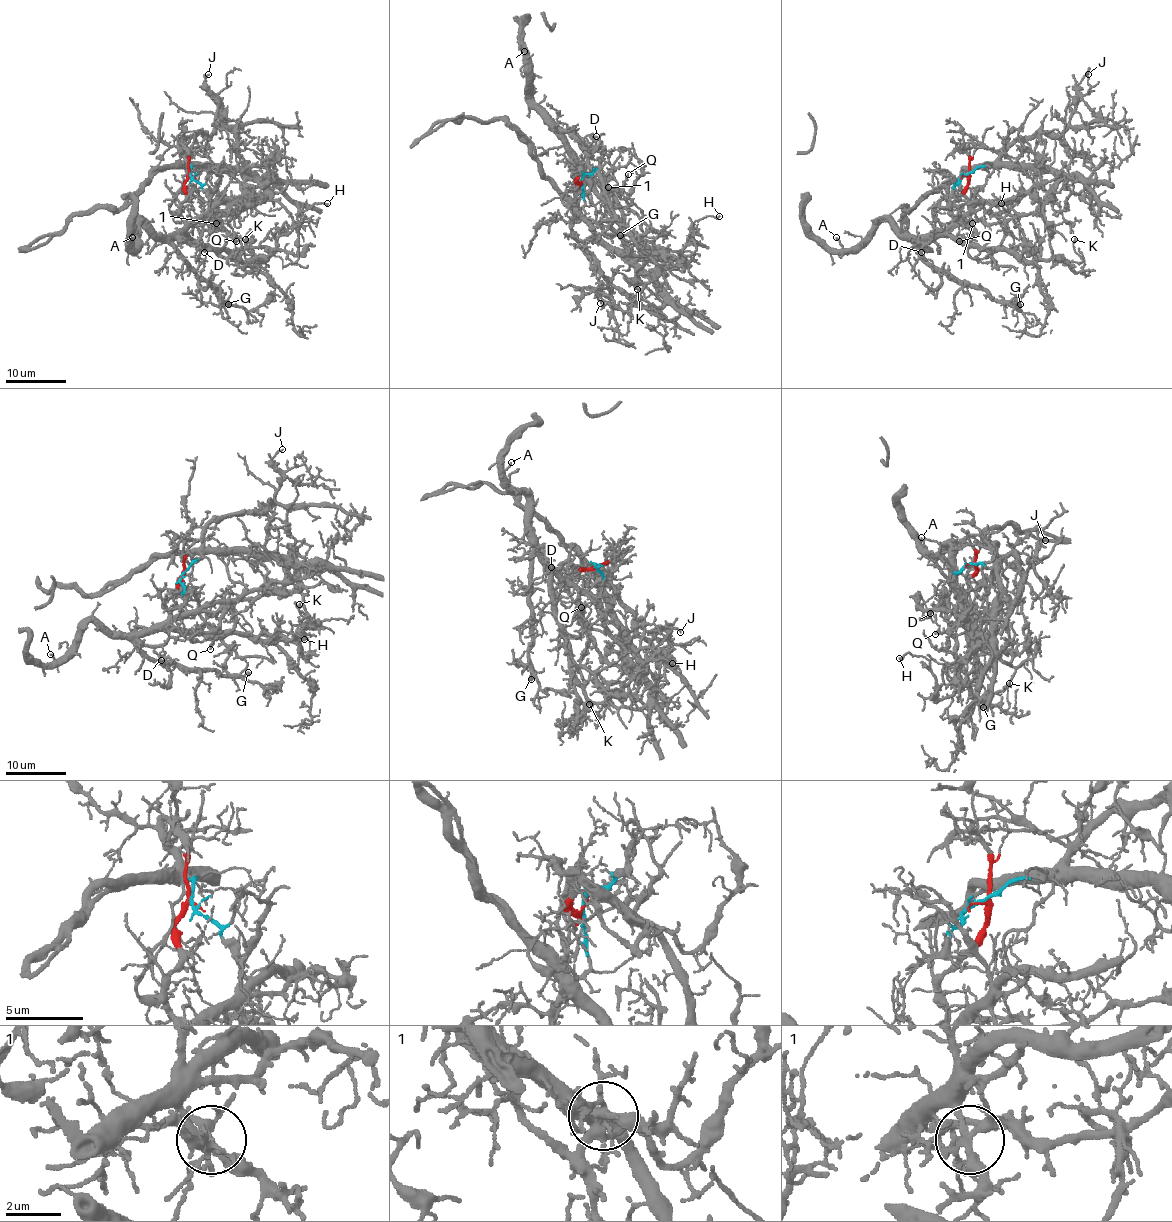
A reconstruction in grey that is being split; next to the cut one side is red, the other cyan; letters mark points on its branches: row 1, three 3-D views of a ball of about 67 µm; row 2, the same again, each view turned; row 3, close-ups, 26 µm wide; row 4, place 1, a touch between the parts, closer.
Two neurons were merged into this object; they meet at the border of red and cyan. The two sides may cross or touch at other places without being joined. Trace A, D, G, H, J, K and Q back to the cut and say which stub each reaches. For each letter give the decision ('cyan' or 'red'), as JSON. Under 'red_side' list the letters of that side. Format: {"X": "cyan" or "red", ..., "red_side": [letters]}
{"A": "red", "D": "red", "G": "red", "H": "red", "J": "cyan", "K": "red", "Q": "red", "red_side": ["A", "D", "G", "H", "K", "Q"]}

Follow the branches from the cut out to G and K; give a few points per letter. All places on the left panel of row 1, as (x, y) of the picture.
G: (191, 175), (180, 207), (185, 225), (171, 241), (176, 250), (228, 303)
K: (191, 175), (180, 207), (185, 231), (243, 261), (265, 259), (252, 262), (258, 262), (245, 238)

